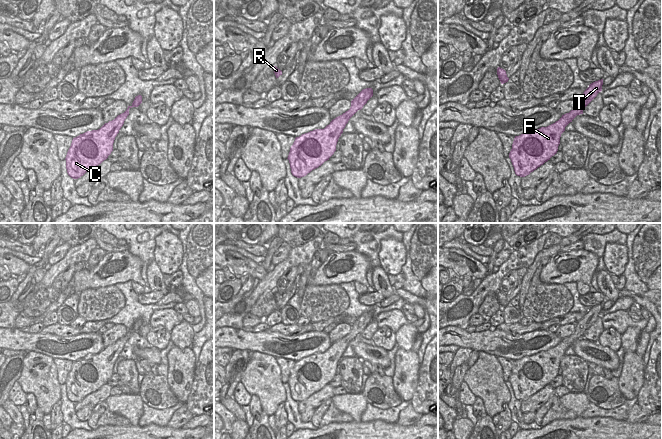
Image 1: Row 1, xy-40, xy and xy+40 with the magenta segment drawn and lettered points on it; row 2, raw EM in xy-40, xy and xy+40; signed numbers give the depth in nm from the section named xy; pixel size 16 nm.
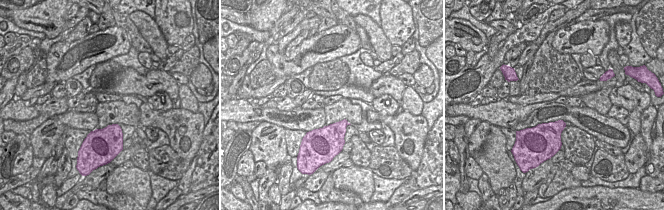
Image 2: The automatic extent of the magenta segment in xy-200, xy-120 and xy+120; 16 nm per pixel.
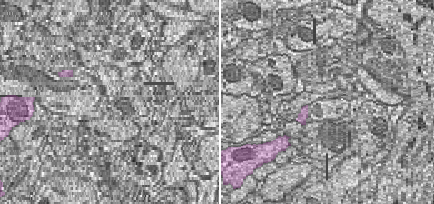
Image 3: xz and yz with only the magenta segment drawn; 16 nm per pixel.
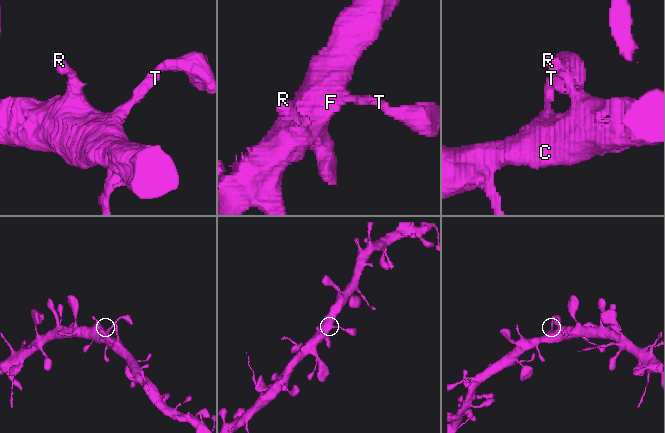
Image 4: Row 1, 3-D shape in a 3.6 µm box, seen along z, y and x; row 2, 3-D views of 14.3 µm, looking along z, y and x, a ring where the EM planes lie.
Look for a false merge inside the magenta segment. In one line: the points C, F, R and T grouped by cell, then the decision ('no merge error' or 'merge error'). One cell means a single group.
groups C F R T; no merge error

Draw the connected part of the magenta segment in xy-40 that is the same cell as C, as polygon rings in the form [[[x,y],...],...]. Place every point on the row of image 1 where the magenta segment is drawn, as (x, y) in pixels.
[[[138,95],[132,105],[114,120],[105,123],[98,130],[87,131],[73,138],[65,158],[67,173],[71,178],[80,178],[108,158],[113,151],[115,137],[129,115],[129,109],[138,107],[141,103],[142,96]]]

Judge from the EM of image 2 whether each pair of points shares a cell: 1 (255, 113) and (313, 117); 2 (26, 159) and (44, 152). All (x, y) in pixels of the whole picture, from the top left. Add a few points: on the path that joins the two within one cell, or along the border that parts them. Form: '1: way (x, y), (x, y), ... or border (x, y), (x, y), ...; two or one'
1: way (269, 115), (283, 122), (297, 123), (299, 121); one
2: border (29, 144), (33, 150), (33, 157); two

